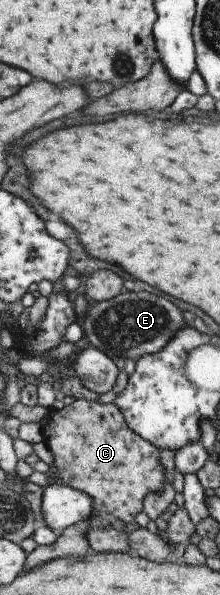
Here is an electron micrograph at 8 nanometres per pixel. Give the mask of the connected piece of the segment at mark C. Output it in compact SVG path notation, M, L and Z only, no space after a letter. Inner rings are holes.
M86 399L66 400L62 409L48 412L40 425L44 443L53 458L51 465L54 466L58 478L62 481L61 484L87 494L92 503L92 512L88 520L64 527L57 533L52 544L38 545L32 552L26 554L24 571L54 560L58 556L84 556L84 552L90 550L86 542L88 529L103 529L113 525L118 527L119 524L134 521L134 516L142 511L144 495L159 491L165 484L163 475L165 470L159 461L159 450L128 428L124 417L114 403L104 404Z

